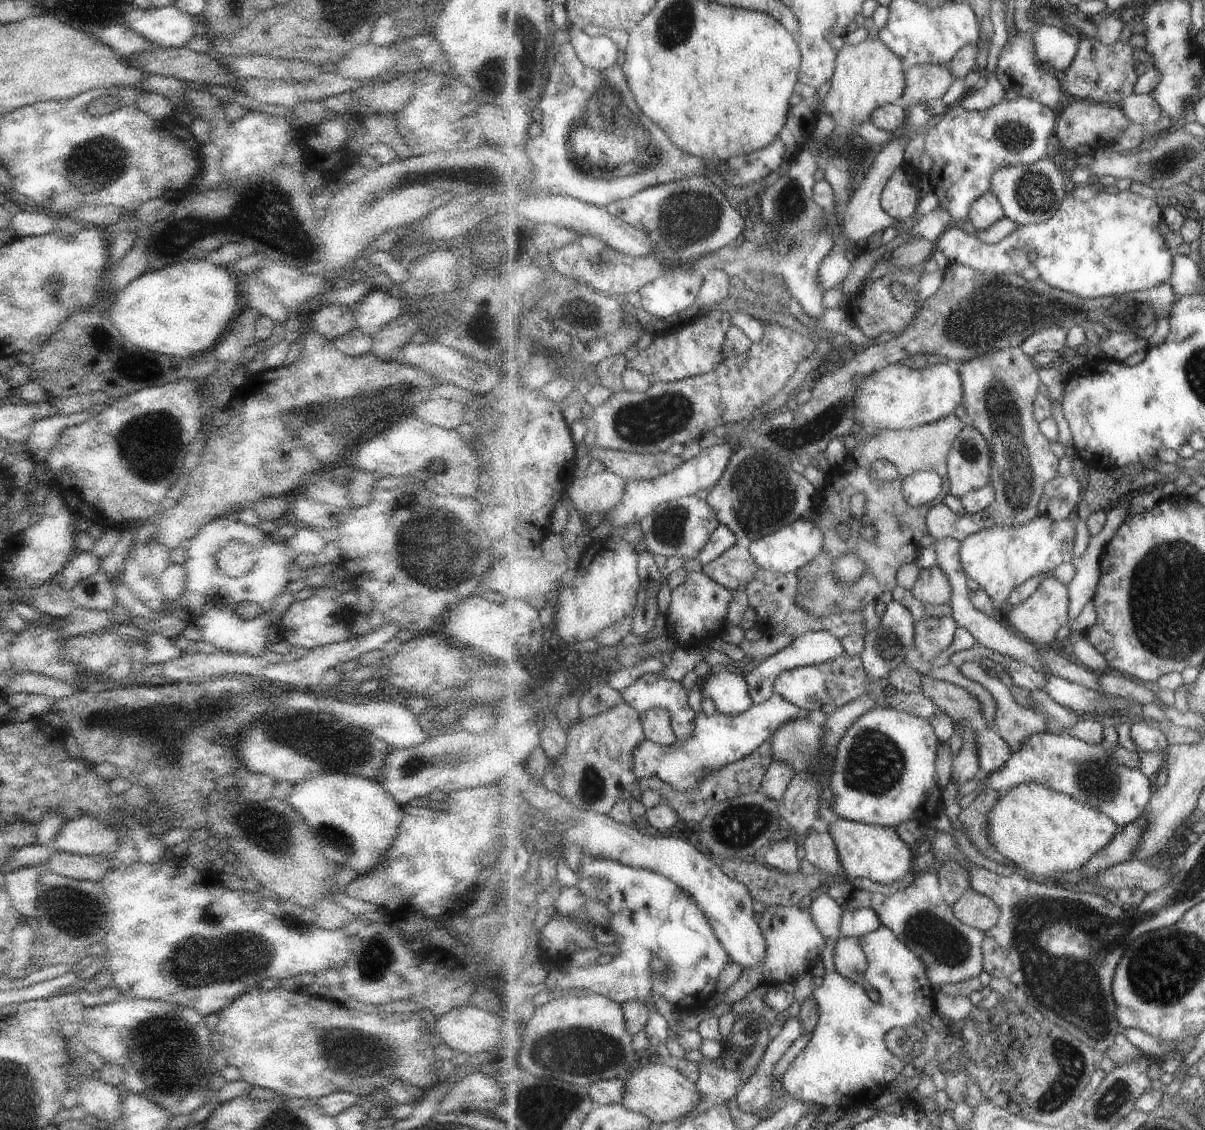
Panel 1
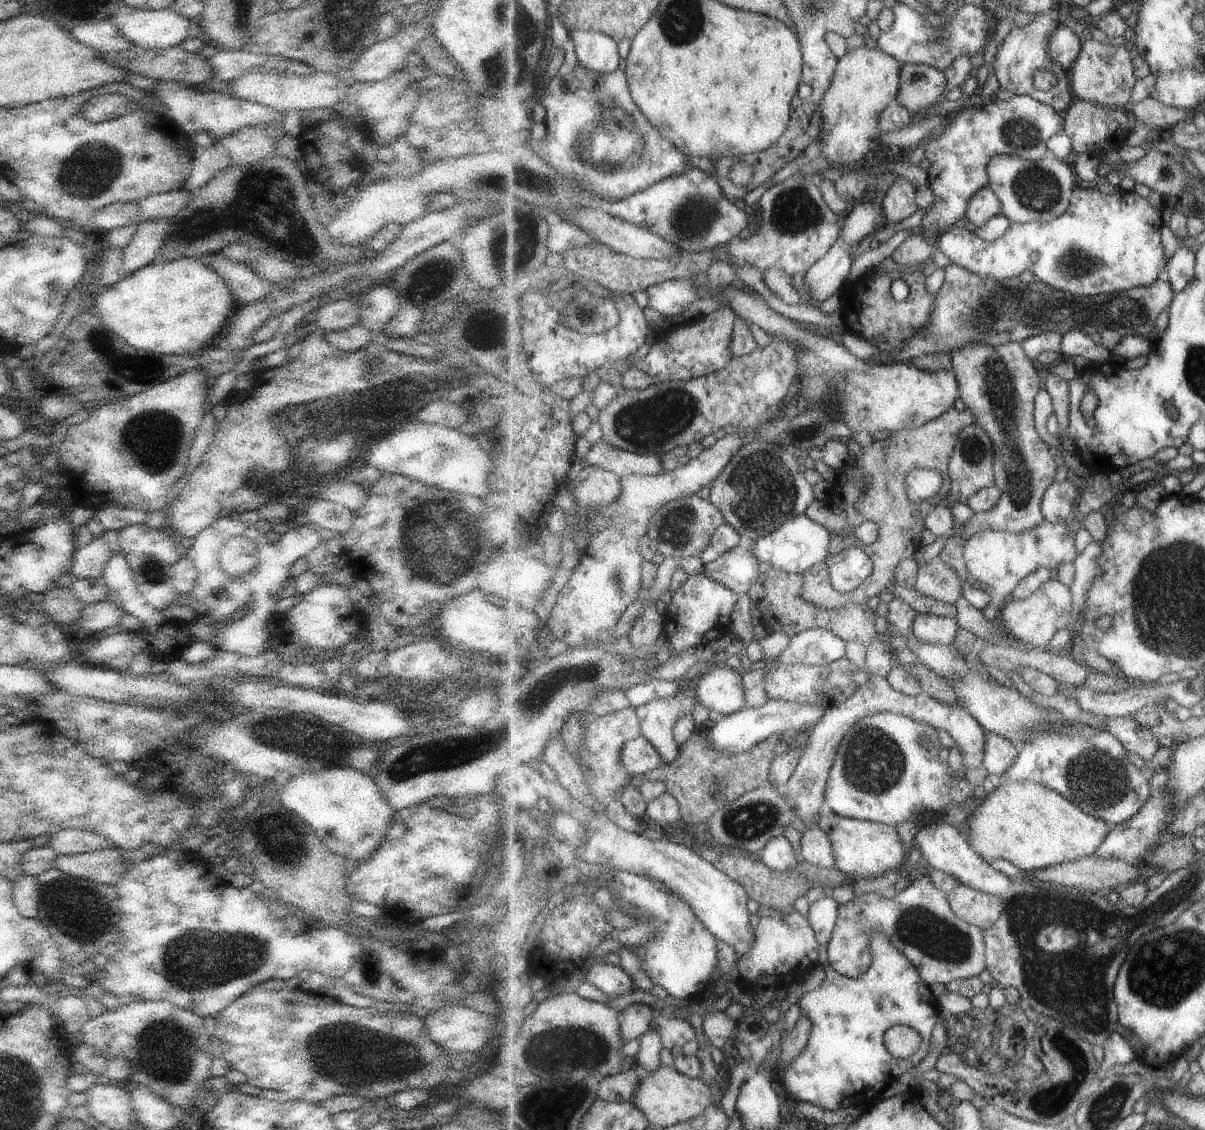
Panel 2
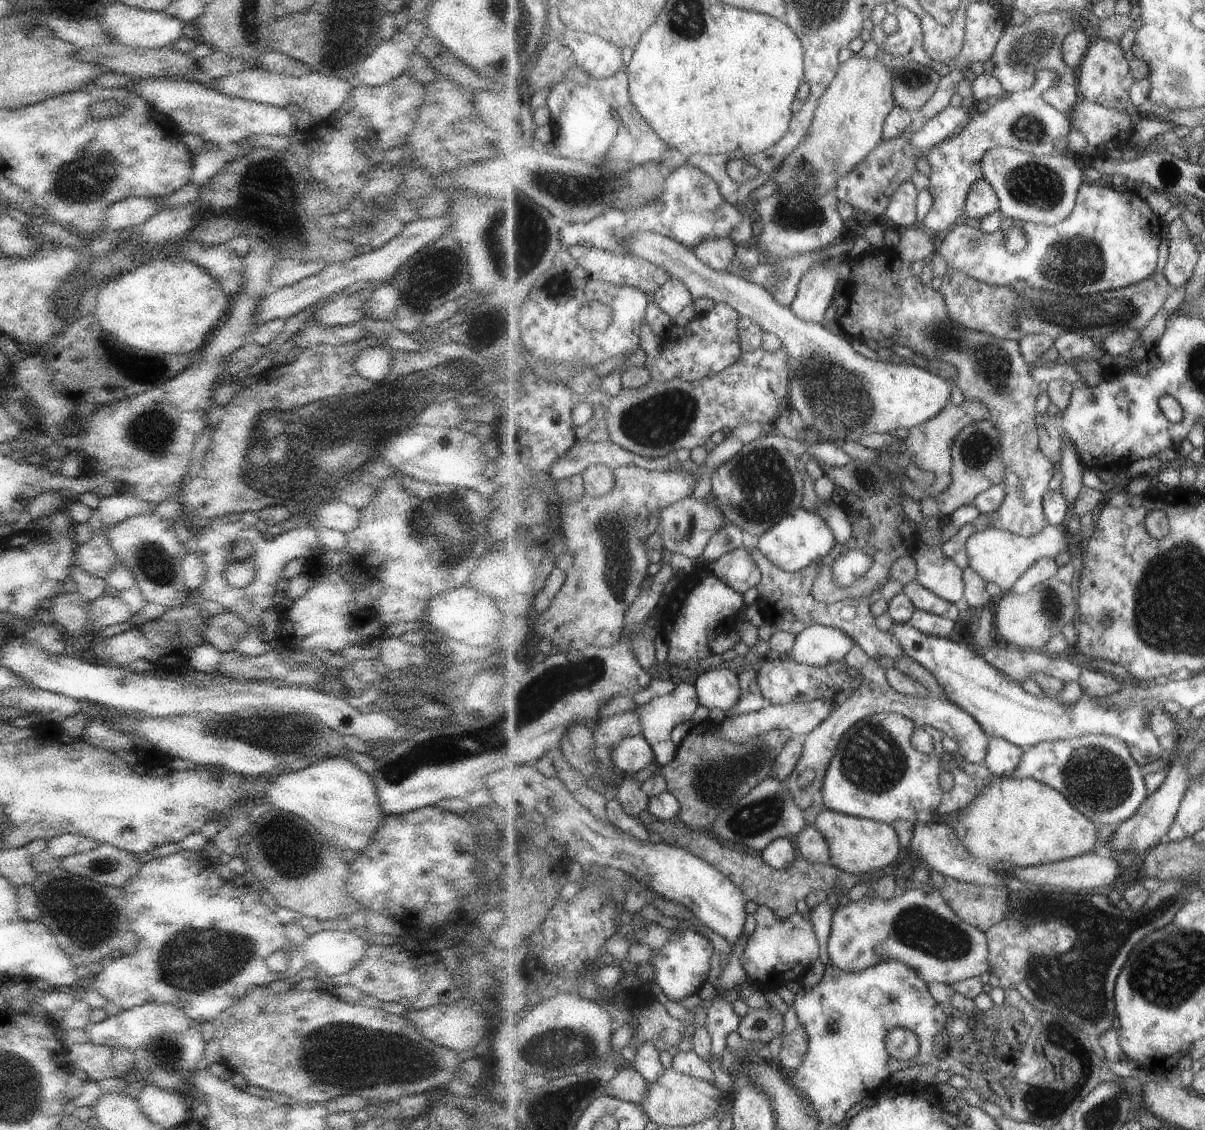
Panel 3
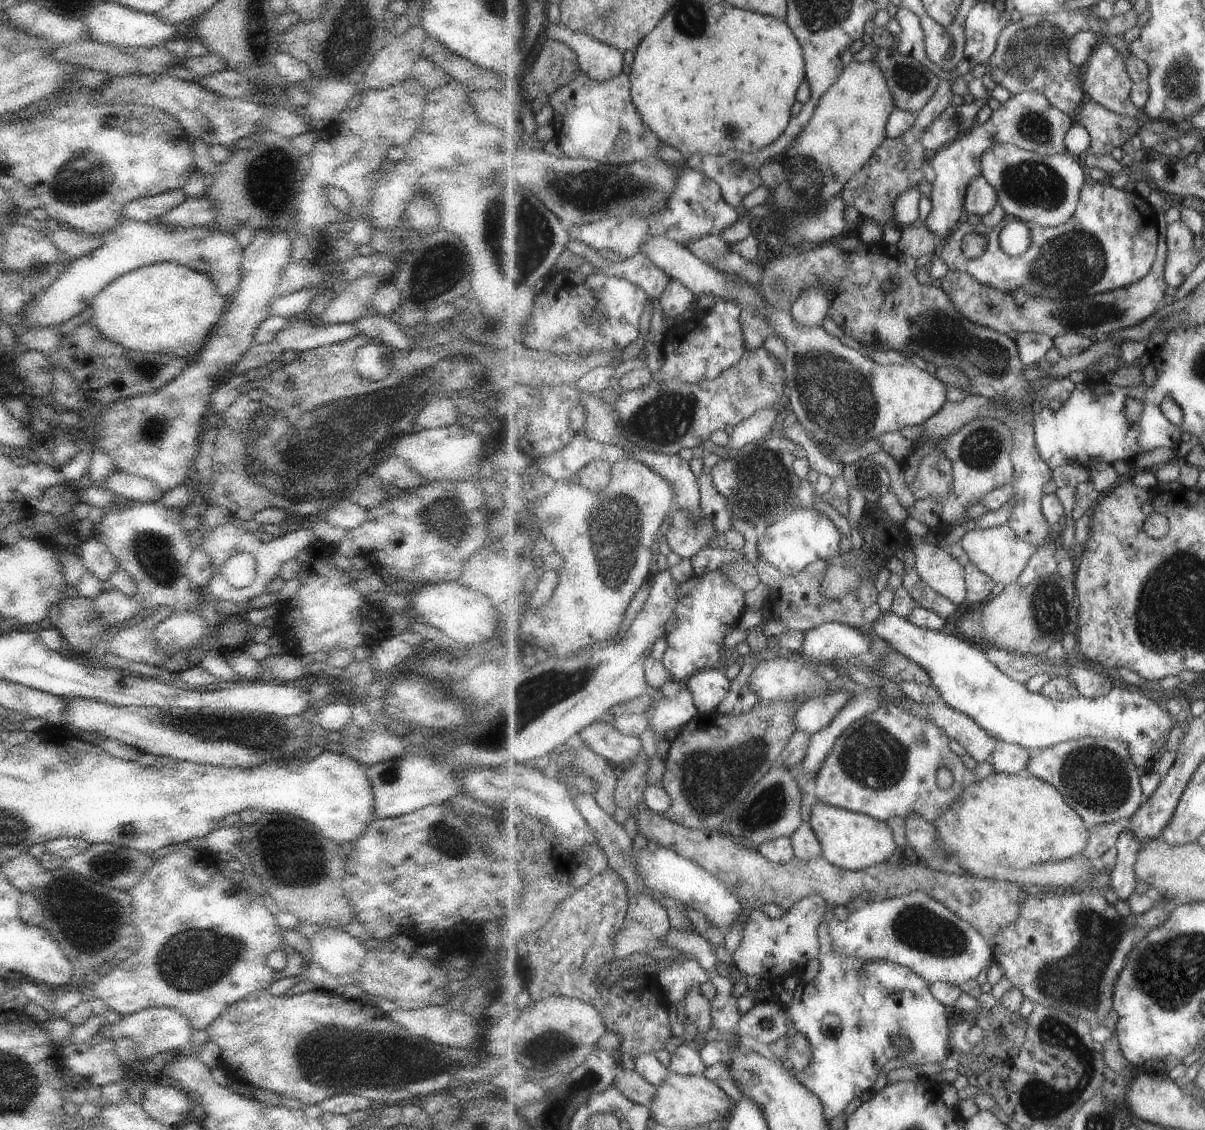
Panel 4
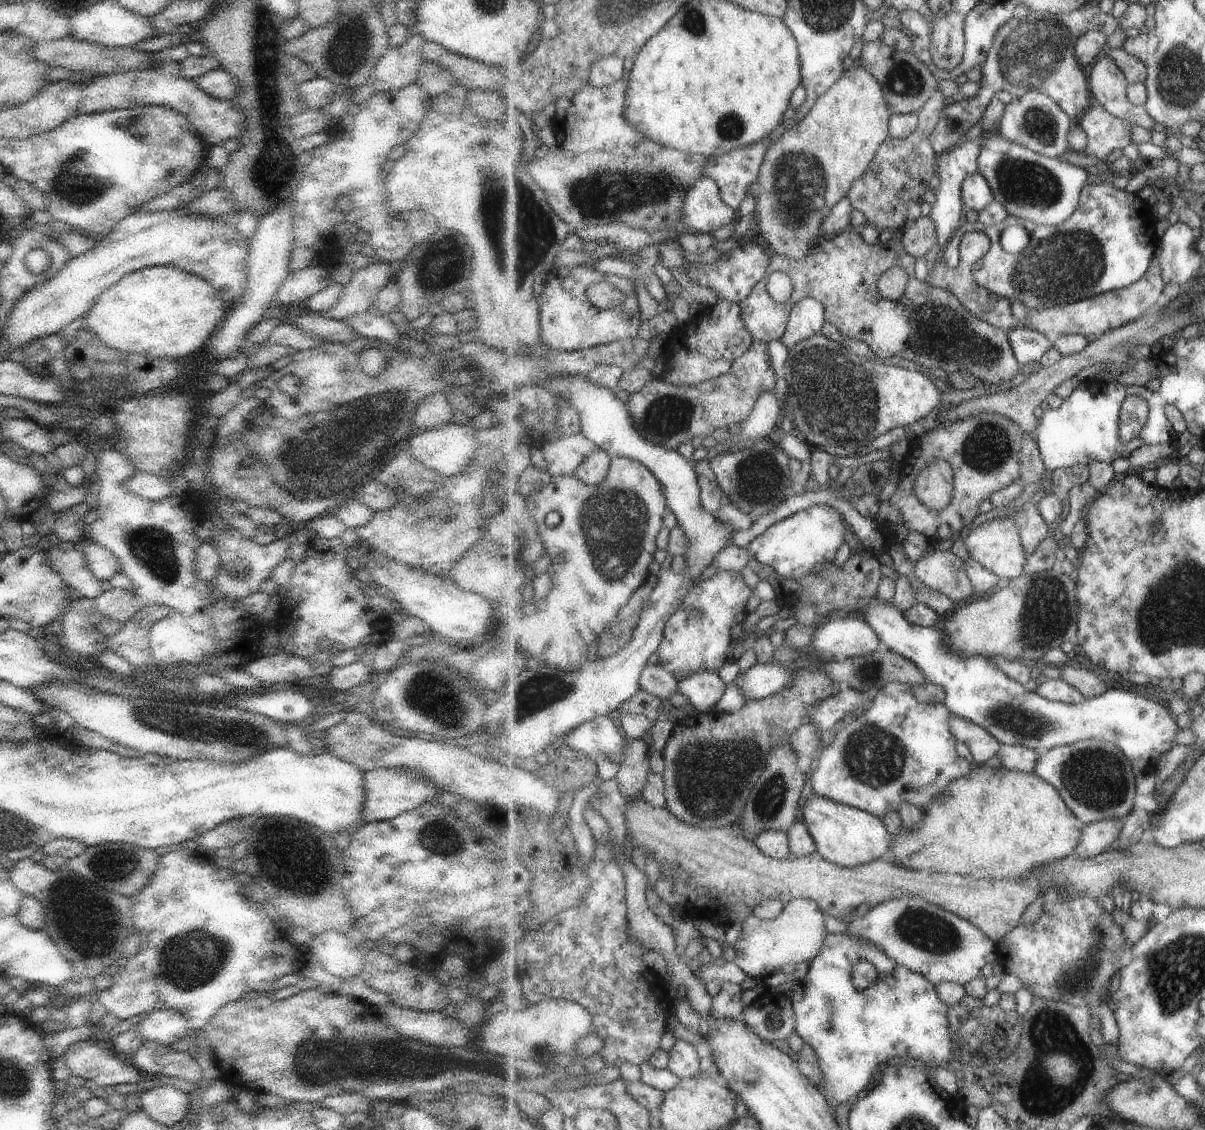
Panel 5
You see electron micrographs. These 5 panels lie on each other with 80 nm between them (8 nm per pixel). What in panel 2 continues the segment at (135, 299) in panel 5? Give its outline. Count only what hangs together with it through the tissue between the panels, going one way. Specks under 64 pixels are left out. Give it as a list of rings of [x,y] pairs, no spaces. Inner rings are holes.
[[[181,257],[171,262],[151,262],[147,264],[146,267],[135,271],[132,275],[126,276],[114,285],[108,286],[97,296],[97,302],[95,302],[95,306],[93,306],[93,311],[97,312],[101,322],[103,322],[109,330],[115,332],[119,338],[122,338],[127,344],[133,345],[136,349],[143,349],[144,351],[156,354],[182,355],[197,352],[203,353],[207,346],[212,346],[214,344],[214,338],[224,331],[229,318],[235,311],[235,302],[235,298],[227,288],[227,285],[223,282],[223,279],[209,265],[205,264],[201,259]]]

